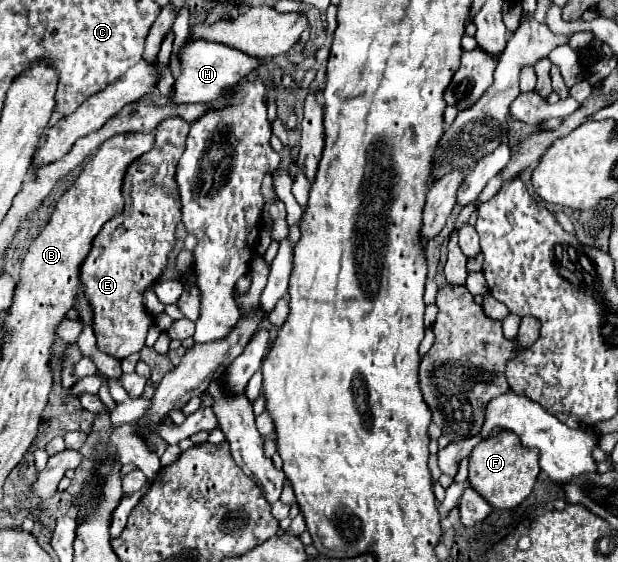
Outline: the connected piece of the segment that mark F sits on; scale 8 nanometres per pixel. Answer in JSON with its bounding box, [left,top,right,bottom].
[469,430,541,510]

